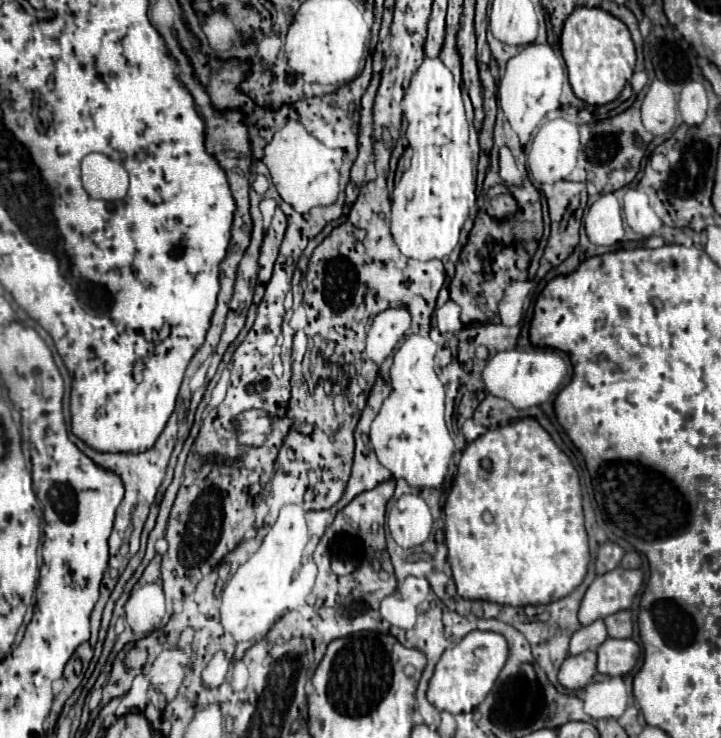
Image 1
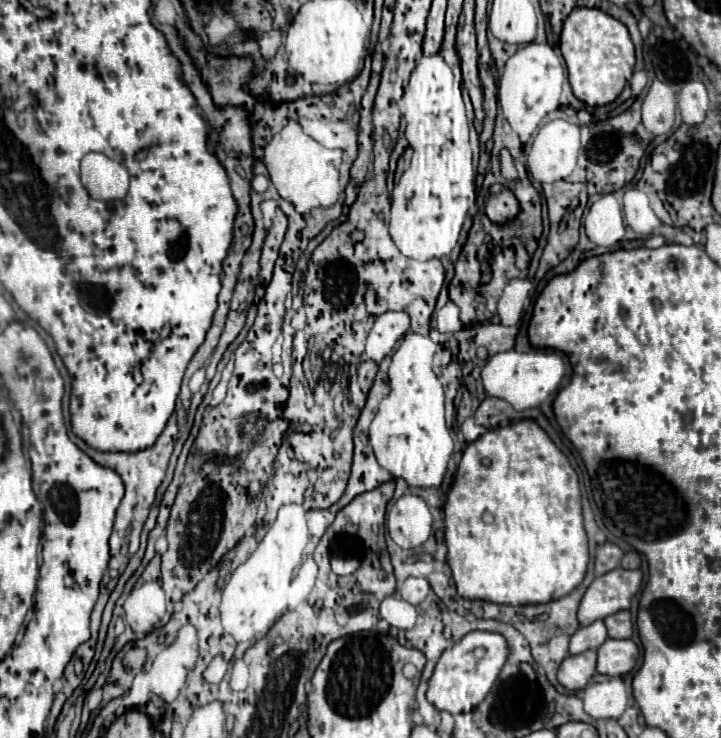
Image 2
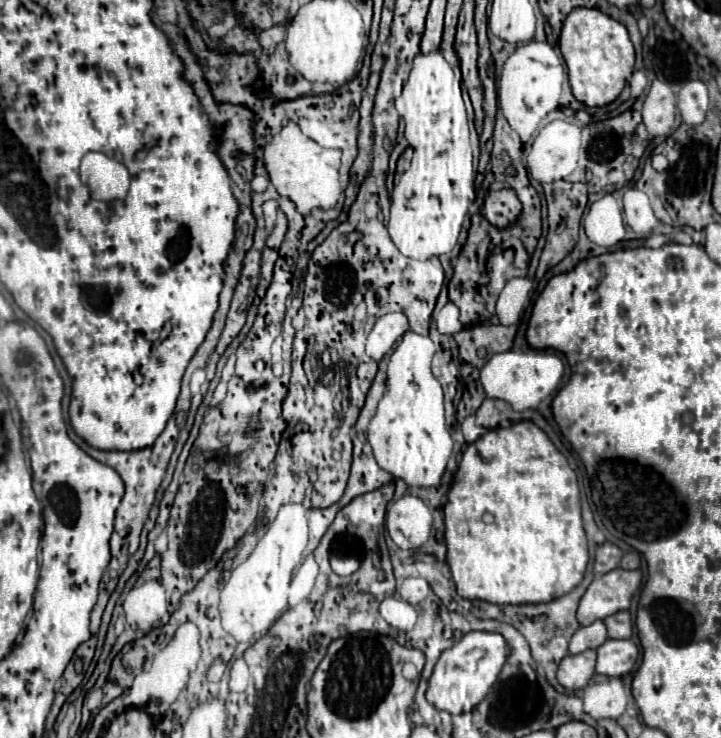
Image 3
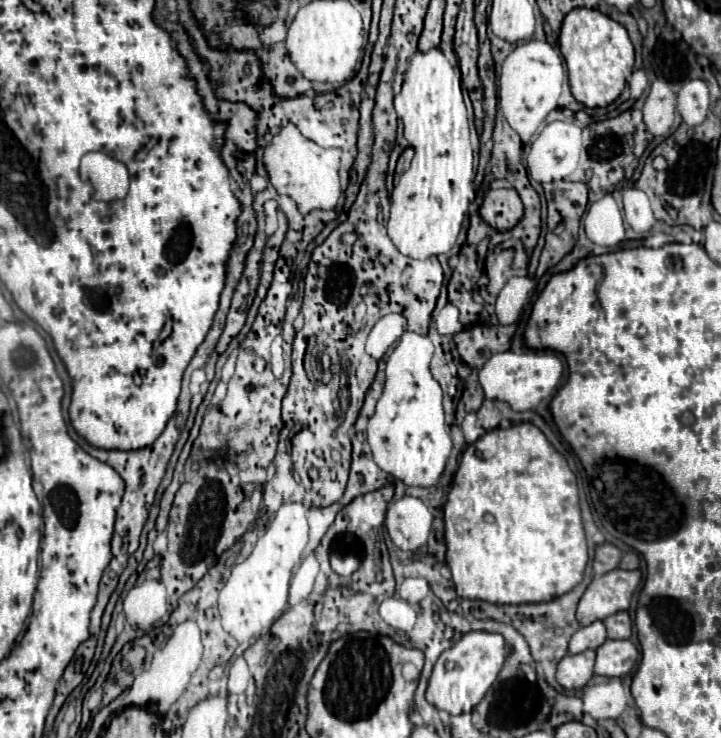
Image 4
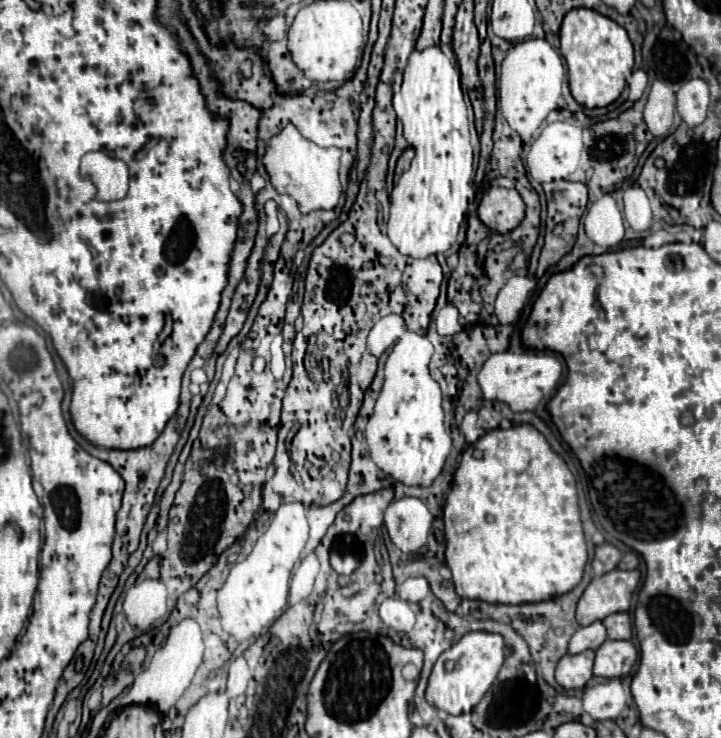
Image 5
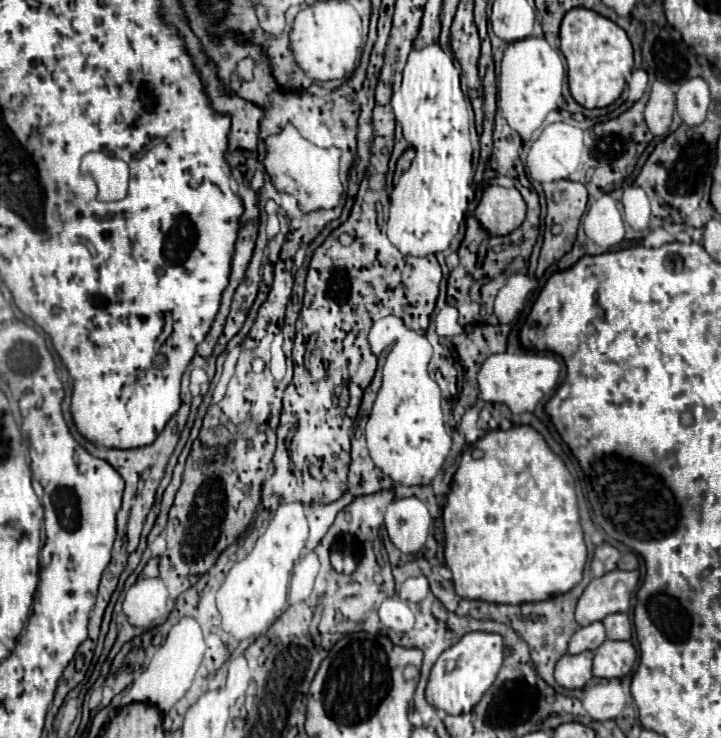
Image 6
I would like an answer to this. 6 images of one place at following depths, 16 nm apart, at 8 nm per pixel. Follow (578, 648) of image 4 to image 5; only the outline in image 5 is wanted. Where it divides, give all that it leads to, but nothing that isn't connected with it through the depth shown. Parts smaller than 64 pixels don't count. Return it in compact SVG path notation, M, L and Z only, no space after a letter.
M594 622L590 626L578 628L570 638L570 654L580 654L584 650L596 650L606 640L606 628L602 622Z

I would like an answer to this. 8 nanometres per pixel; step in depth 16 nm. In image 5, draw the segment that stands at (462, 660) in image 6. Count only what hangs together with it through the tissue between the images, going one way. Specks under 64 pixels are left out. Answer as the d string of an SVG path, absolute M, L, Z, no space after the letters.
M468 632L452 648L444 650L432 668L426 700L448 714L470 712L496 680L504 662L504 638L490 632Z

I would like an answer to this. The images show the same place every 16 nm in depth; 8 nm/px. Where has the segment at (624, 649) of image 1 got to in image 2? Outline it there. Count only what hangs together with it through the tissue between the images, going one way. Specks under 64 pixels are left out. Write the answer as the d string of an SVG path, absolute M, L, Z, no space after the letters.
M608 638L598 648L598 672L606 676L624 676L636 666L638 654L640 650L632 640Z

